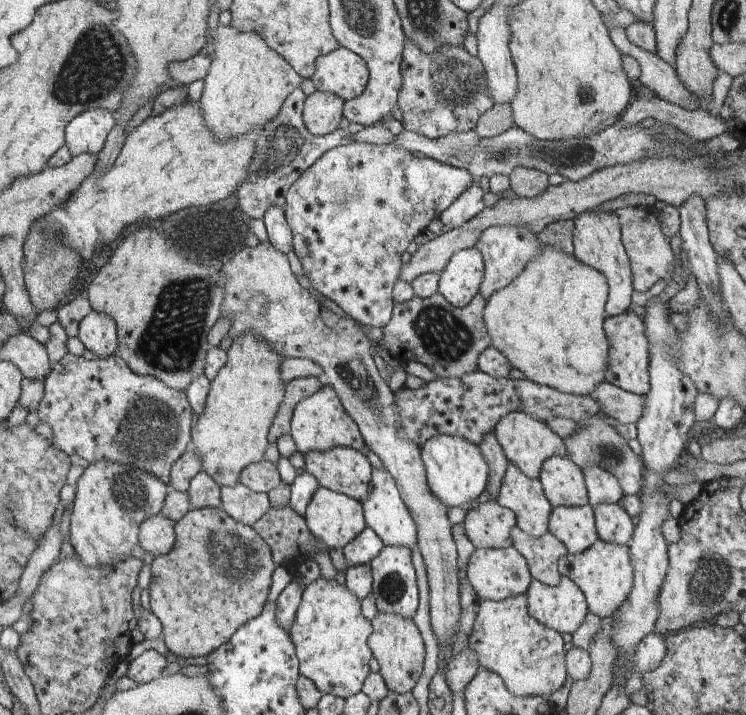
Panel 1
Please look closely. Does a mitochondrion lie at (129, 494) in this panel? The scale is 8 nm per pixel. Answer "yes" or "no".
yes

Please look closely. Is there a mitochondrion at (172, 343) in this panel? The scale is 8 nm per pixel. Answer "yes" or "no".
yes

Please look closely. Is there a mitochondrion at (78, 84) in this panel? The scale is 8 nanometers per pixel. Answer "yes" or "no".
yes

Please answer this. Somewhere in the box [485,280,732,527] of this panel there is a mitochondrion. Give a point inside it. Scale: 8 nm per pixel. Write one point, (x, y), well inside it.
(607, 451)

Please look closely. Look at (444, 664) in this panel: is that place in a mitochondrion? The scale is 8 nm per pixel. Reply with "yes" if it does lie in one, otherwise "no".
no

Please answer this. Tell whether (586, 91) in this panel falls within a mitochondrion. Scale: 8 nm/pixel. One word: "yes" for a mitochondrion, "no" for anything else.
yes

